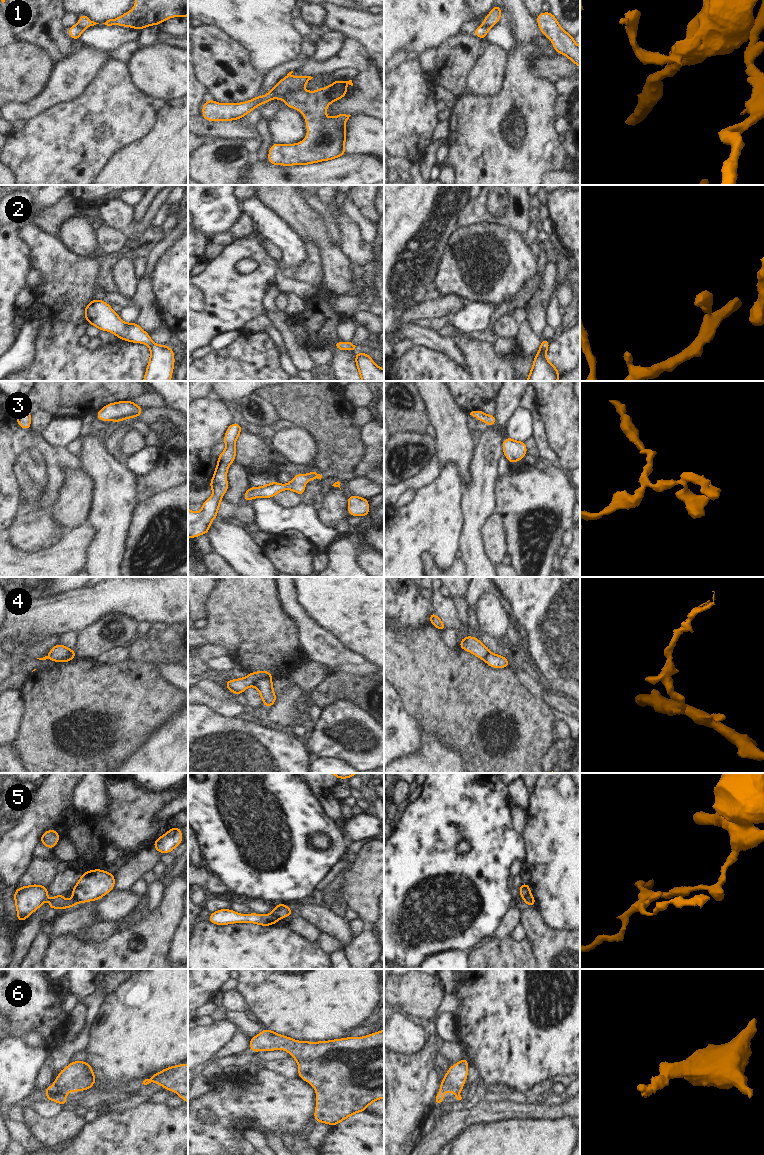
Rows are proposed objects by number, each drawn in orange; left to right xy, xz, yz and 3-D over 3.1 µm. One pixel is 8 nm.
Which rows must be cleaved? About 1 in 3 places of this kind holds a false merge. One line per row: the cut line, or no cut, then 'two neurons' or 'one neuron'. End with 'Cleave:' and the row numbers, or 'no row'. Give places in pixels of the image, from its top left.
1: xz (279, 83), (280, 87), (274, 97) | two neurons
2: no cut | one neuron
3: no cut | one neuron
4: xz (270, 677), (258, 678), (251, 685) | two neurons
5: xz (271, 913), (278, 919) | two neurons
6: no cut | one neuron
Cleave: 1, 4, 5

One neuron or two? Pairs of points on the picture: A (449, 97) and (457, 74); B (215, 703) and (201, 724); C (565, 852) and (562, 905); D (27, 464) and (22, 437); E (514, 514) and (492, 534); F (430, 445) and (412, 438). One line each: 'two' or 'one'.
A: two
B: two
C: one
D: two
E: two
F: one

